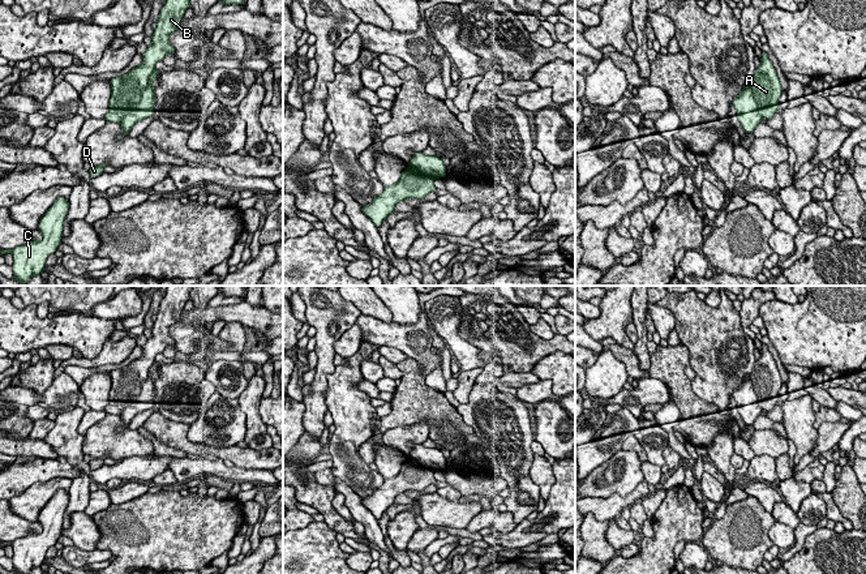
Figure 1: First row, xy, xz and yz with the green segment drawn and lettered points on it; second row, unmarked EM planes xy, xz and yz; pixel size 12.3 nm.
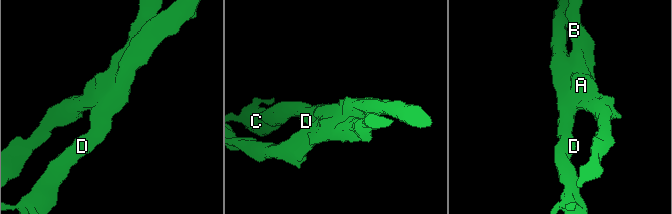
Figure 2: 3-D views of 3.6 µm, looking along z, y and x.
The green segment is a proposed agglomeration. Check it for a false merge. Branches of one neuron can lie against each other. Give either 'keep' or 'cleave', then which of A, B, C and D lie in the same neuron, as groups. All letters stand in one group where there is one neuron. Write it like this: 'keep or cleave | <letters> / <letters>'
cleave | A B / C D

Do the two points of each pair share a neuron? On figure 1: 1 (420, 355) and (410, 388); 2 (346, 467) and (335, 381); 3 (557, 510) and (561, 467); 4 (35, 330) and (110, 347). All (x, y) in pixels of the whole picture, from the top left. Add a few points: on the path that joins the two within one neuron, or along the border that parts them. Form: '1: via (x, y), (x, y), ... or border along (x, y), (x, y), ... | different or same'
1: border along (408, 356), (420, 365), (424, 377) | different
2: via (346, 446), (346, 402) | same
3: via (561, 500), (561, 478) | same
4: border along (111, 335), (97, 355), (84, 359) | different

